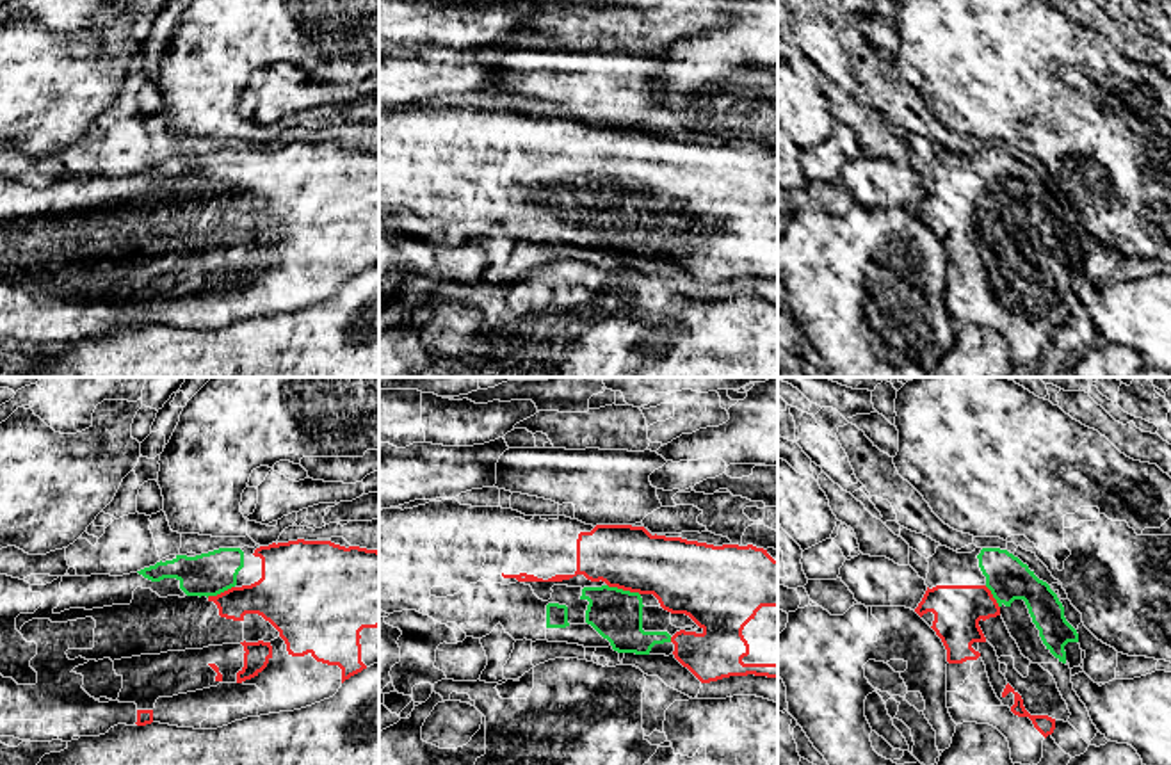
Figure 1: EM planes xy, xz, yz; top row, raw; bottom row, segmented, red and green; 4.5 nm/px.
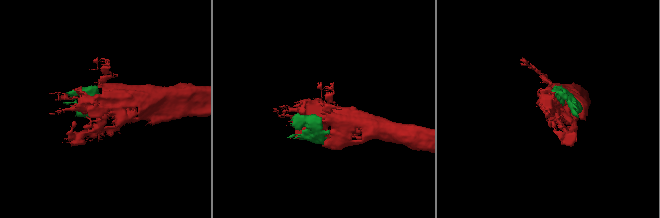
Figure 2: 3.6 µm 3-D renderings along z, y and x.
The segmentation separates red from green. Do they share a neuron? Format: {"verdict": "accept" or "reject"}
{"verdict": "accept"}

